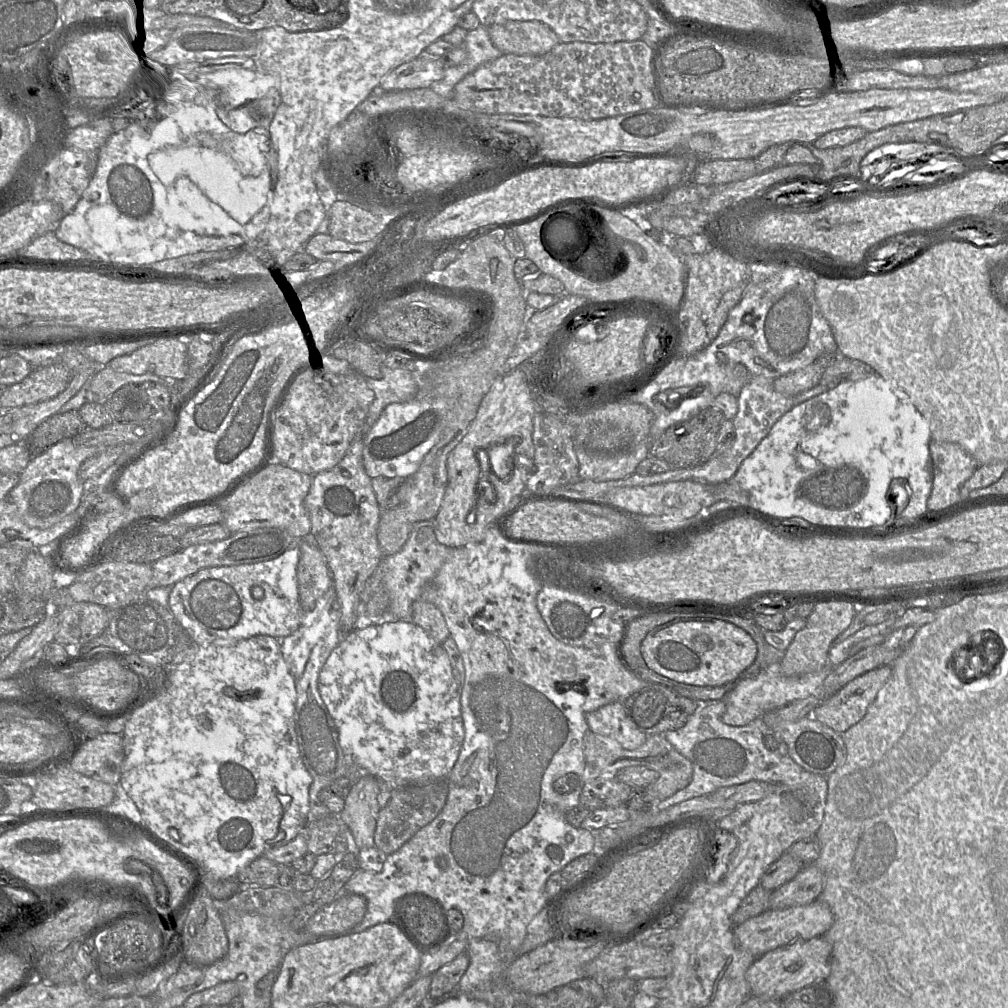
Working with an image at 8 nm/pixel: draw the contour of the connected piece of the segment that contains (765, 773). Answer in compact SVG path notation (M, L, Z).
M724 700L698 703L698 708L683 727L665 733L667 741L691 762L692 780L672 796L656 801L655 809L662 810L691 798L751 780L793 784L804 771L789 755L782 756L767 748L764 736L770 730L767 729L762 718L756 718L743 726L728 725L722 721L726 709Z

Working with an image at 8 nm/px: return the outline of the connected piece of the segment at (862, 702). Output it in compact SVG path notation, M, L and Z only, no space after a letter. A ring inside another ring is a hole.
M883 665L856 677L818 706L812 717L837 733L844 733L864 717L891 675L892 665Z

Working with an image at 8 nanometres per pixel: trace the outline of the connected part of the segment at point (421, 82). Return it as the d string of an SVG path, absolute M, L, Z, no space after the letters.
M424 52L400 64L381 80L380 87L386 91L429 88L443 77L445 61L441 57L424 55Z

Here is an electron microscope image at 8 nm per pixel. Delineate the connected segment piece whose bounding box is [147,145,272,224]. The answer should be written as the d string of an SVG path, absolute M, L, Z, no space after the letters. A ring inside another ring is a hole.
M201 145L166 147L150 153L147 161L163 184L171 185L180 176L189 177L209 199L241 224L249 223L272 198L272 188L268 186L267 176L262 178L265 186L252 184L249 177L242 176L230 156L208 147Z

